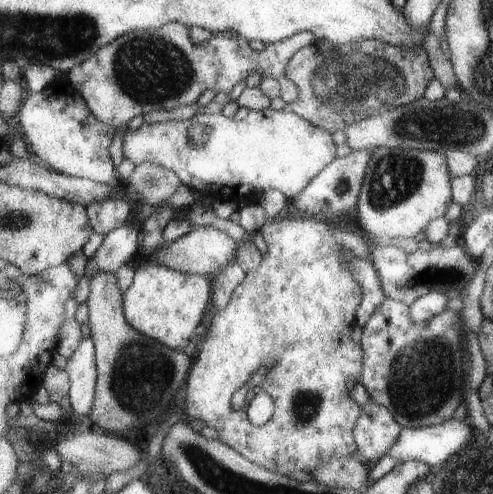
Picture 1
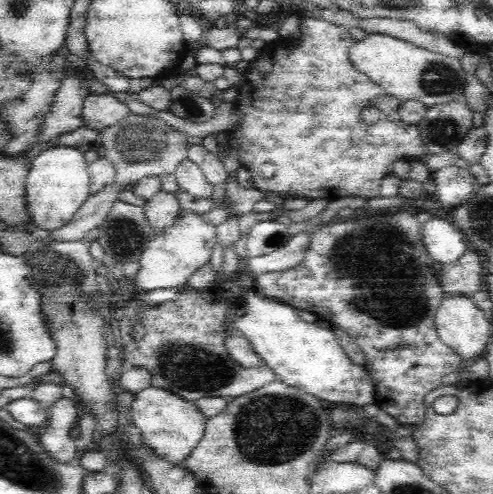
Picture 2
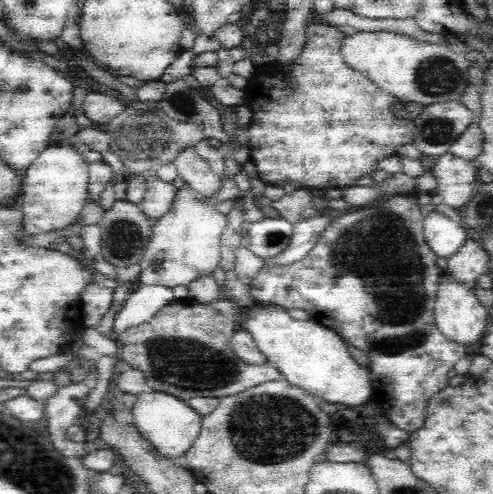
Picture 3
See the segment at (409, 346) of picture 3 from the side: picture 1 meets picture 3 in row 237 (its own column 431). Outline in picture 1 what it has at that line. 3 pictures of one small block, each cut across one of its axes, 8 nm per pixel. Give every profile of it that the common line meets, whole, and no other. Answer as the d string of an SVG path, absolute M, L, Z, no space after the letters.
M383 300L383 304L375 310L375 314L365 322L363 326L363 334L361 334L361 348L363 348L363 366L361 366L361 380L359 384L363 384L363 388L367 390L369 394L369 400L385 406L393 420L401 426L401 428L425 428L425 426L435 426L435 424L441 424L441 422L447 422L453 414L453 410L463 404L463 388L465 388L465 382L467 382L467 356L465 356L465 346L463 346L463 336L461 336L461 322L457 318L457 312L451 312L451 310L443 310L441 314L437 314L435 318L431 318L429 322L425 324L411 324L409 320L409 314L407 314L409 306L403 304L403 302L395 302L395 300Z

